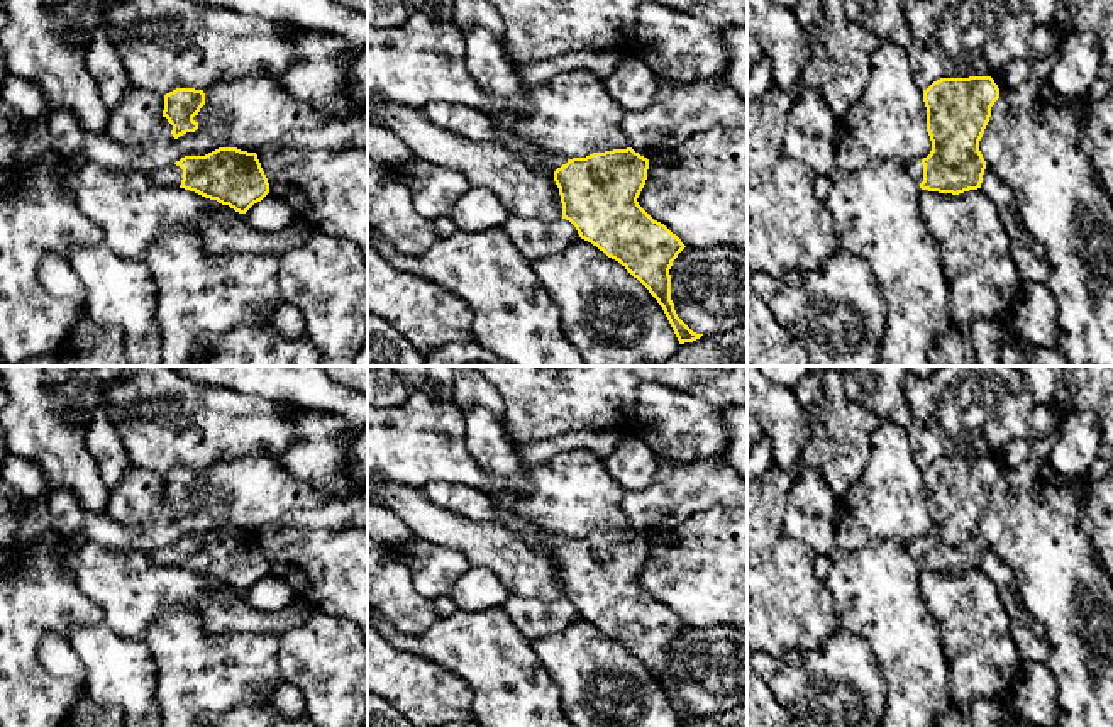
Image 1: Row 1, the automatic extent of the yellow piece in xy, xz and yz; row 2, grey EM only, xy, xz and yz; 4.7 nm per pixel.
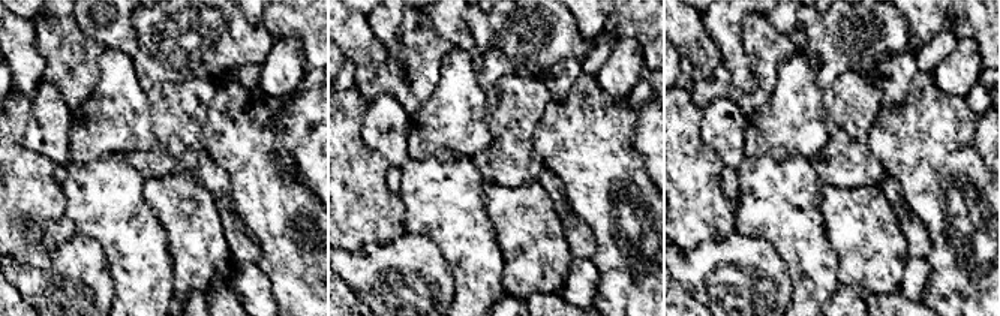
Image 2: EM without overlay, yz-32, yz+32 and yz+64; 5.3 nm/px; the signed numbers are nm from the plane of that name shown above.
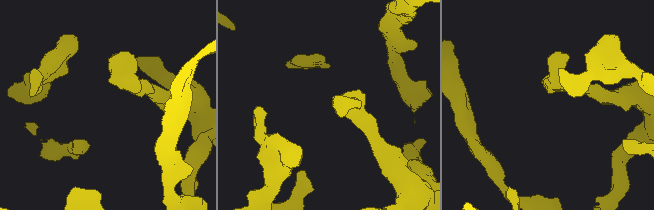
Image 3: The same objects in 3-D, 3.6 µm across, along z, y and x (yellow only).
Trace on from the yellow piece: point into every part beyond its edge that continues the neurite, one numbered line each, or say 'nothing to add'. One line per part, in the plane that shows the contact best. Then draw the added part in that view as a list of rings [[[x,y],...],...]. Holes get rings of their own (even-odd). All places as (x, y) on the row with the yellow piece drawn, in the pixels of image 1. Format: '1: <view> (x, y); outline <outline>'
1: xy (171, 175); outline [[[171,164],[147,173],[147,178],[152,185],[180,186],[183,180],[183,169],[176,164]]]

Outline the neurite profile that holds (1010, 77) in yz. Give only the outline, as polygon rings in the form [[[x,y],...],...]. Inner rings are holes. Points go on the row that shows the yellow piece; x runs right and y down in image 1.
[[[1013,59],[1005,64],[993,76],[994,83],[1003,92],[1015,92],[1020,85],[1023,85],[1030,78],[1030,63],[1025,59]]]

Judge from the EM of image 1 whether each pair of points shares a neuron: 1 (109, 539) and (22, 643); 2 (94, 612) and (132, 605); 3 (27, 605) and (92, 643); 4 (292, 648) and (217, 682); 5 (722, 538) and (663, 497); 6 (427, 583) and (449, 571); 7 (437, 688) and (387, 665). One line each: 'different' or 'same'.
1: different
2: different
3: different
4: different
5: different
6: same
7: same

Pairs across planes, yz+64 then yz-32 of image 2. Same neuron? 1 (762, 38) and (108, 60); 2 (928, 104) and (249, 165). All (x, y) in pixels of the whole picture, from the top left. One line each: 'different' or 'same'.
1: different
2: same

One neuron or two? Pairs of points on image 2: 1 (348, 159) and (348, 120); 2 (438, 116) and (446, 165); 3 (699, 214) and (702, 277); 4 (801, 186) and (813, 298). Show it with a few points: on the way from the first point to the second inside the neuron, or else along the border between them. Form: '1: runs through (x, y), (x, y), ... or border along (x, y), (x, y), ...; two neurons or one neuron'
1: runs through (348, 150), (348, 129); one neuron
2: border along (470, 156), (438, 149), (425, 158), (410, 159); two neurons
3: border along (735, 232), (703, 240), (691, 249), (679, 247); two neurons
4: runs through (804, 214), (804, 247), (813, 270); one neuron

